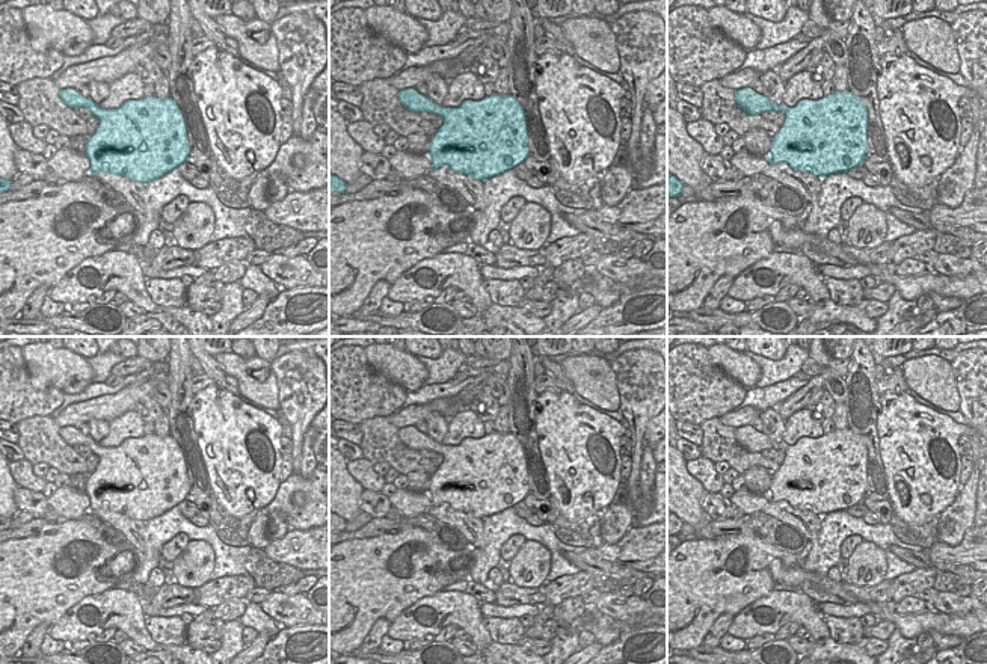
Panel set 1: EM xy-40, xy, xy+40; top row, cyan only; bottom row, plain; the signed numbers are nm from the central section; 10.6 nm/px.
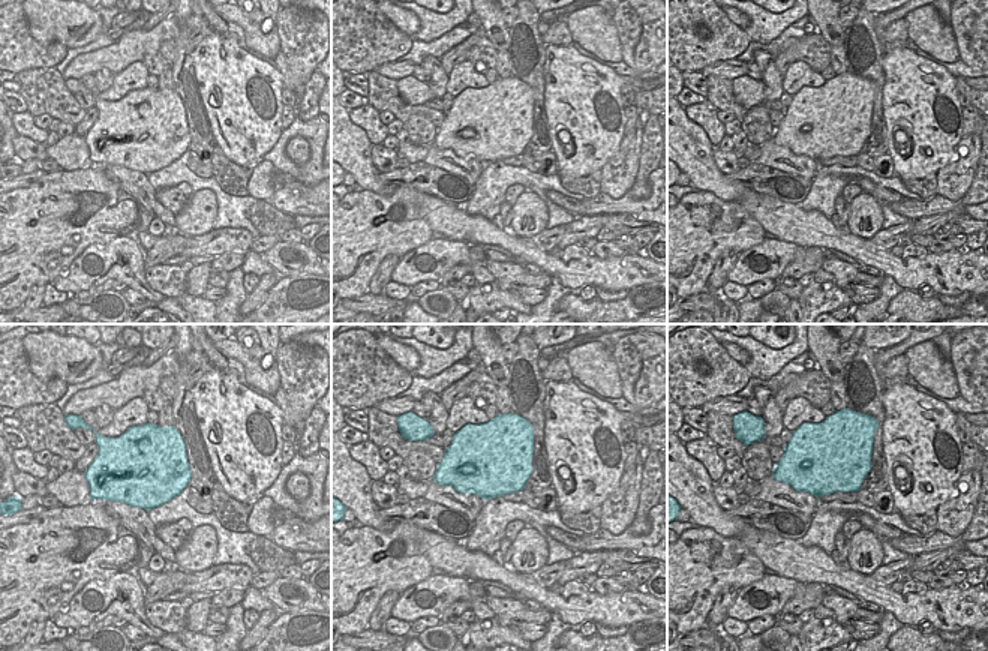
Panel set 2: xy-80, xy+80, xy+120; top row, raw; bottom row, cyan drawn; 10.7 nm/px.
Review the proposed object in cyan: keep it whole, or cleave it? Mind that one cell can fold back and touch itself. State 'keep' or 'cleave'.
keep

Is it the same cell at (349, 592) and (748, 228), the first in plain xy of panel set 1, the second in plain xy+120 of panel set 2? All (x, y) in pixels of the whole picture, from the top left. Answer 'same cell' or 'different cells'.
same cell

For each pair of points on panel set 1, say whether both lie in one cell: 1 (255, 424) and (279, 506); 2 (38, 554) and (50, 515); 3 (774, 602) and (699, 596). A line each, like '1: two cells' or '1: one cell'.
1: two cells
2: two cells
3: two cells

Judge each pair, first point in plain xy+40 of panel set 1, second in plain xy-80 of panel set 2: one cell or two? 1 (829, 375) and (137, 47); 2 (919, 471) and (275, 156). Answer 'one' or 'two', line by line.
1: two
2: two

